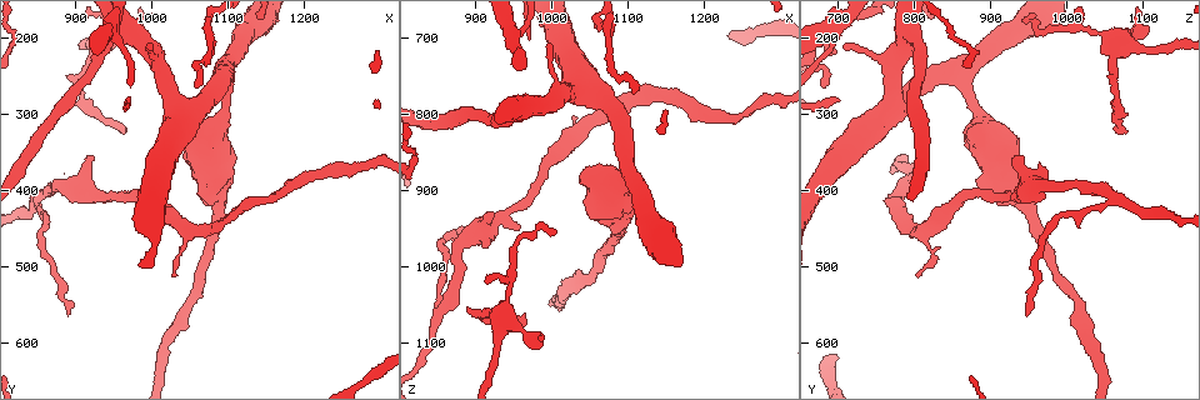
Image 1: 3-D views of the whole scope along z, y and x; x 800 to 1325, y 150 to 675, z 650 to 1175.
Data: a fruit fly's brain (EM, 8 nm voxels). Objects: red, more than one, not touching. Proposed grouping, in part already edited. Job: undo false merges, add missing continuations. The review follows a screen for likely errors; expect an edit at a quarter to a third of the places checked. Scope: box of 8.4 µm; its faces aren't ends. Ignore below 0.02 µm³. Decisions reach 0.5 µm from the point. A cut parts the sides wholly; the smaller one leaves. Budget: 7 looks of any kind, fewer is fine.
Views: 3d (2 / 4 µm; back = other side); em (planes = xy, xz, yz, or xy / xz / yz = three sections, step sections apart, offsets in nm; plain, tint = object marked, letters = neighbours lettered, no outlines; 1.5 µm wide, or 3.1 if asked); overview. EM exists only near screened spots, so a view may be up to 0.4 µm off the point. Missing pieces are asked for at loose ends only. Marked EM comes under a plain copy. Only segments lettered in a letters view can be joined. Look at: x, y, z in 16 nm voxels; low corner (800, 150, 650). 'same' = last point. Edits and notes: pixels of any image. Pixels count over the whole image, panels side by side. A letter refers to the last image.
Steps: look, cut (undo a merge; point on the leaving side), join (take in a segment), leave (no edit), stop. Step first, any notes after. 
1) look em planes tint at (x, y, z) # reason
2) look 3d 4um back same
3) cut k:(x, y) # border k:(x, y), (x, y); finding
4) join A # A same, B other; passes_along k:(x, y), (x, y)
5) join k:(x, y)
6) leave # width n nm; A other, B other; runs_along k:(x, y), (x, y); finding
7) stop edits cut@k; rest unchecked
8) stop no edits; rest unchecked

look em planes letters at (945, 195, 690) # sharp bend

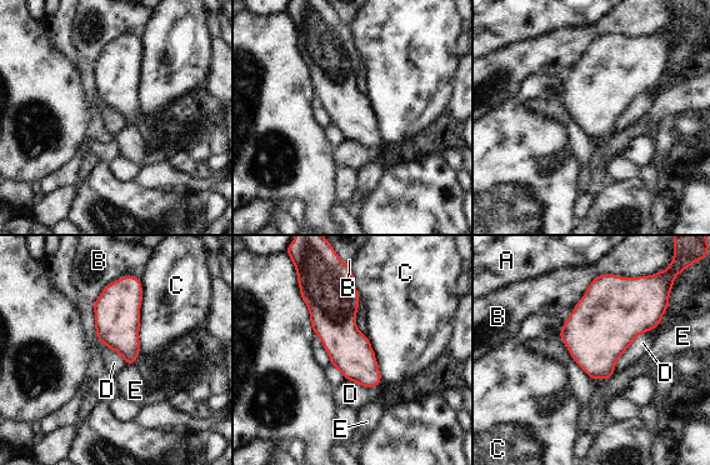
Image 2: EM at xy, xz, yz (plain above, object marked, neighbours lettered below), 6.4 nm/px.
leave # longest_contact C 480 nm; A other, B other, C other, D other, E other; border 2:(139, 278), (141, 286), (140, 353); all the same neuron

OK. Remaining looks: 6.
look em planes tint at (855, 405, 1055) # calibre changes

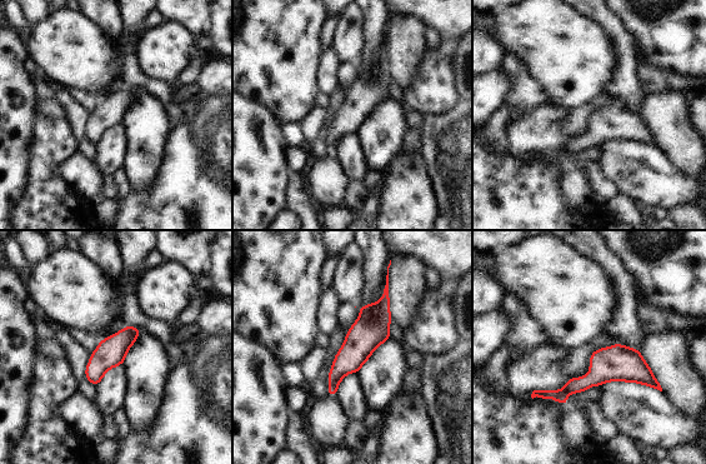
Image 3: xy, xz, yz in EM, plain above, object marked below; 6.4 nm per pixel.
look em planes letters same # what lies round it

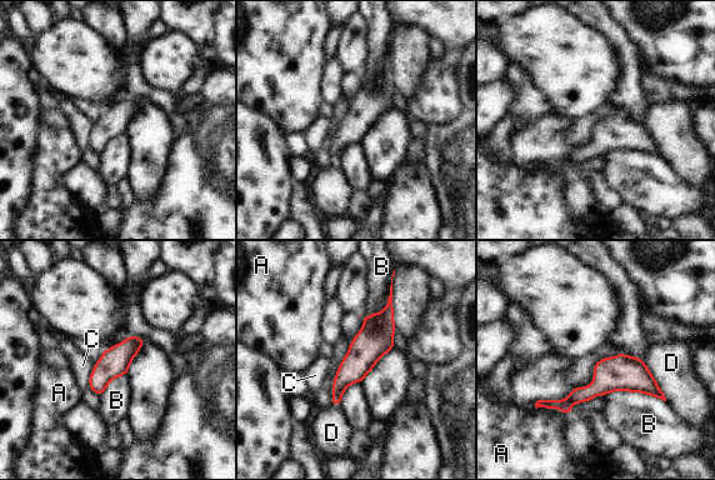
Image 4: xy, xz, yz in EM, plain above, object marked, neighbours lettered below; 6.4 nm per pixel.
leave # longest_contact B 400 nm; A other, B other, C other, D other; all the same neuron

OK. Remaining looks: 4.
look em planes letters at (890, 565, 950) # long arm stops here

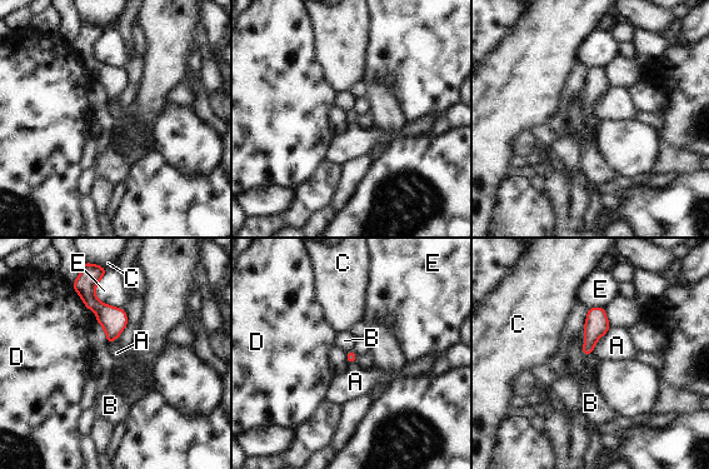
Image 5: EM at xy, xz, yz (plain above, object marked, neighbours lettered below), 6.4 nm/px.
leave # A other, B other, C other, D other, E other; border 5:(610, 327), (597, 342), (593, 353); no lettered segment goes on from it

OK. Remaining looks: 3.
stop no edits; rest unchecked

